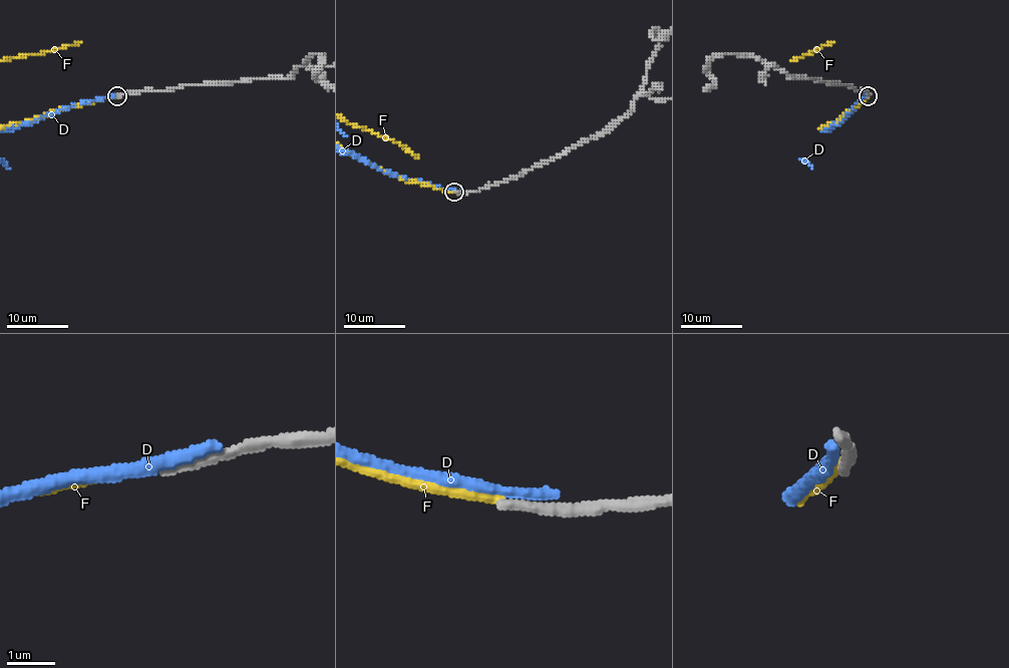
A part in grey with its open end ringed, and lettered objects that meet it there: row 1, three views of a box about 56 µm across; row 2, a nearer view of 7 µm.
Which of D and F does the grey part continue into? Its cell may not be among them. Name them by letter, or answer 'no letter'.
no letter

